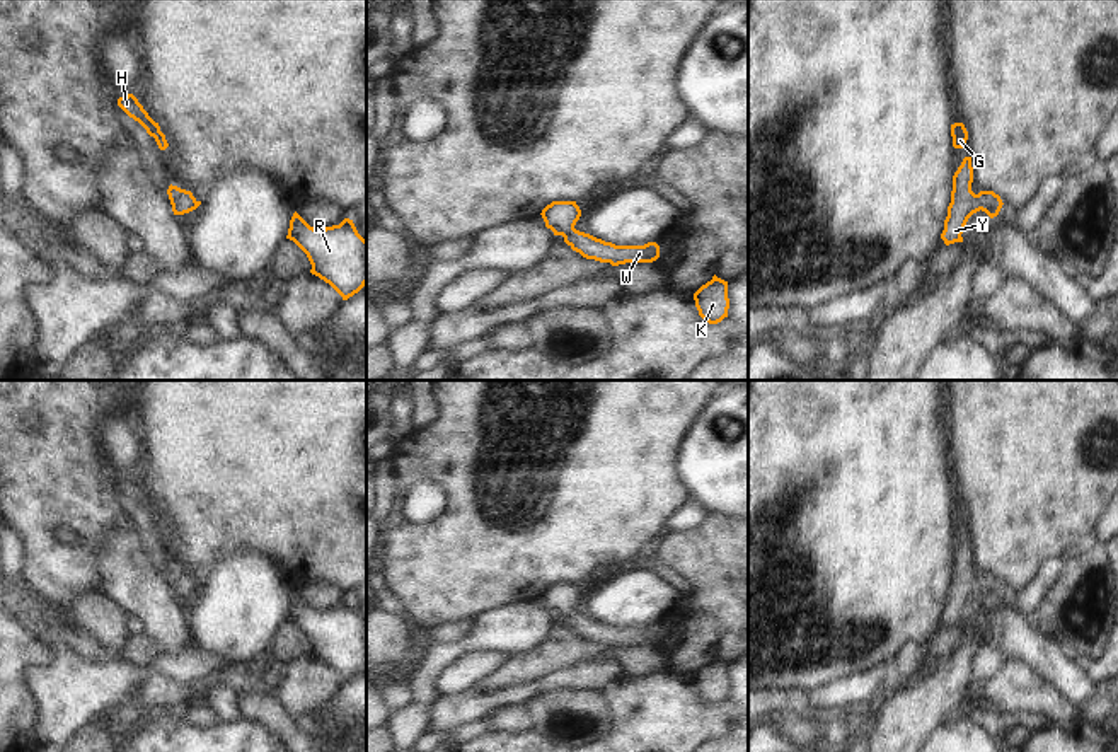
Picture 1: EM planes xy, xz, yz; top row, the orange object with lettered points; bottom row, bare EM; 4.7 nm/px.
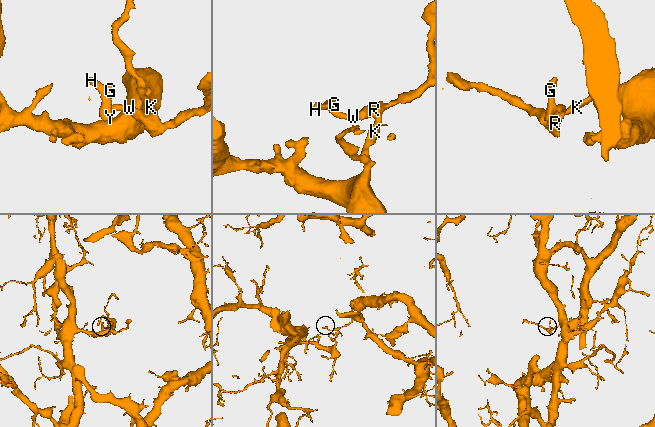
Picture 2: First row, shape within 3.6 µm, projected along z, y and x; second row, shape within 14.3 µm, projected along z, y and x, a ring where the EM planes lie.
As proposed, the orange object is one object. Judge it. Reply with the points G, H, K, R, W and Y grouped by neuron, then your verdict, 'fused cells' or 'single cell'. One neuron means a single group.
G H K R W Y; single cell

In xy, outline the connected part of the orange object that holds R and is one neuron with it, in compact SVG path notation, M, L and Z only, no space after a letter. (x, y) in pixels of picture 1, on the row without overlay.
M295 593L286 621L307 636L310 655L329 665L343 682L366 667L366 622L353 602L344 600L339 607L314 610Z

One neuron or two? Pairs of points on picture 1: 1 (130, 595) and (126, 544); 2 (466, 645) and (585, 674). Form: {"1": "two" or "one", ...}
{"1": "one", "2": "two"}

